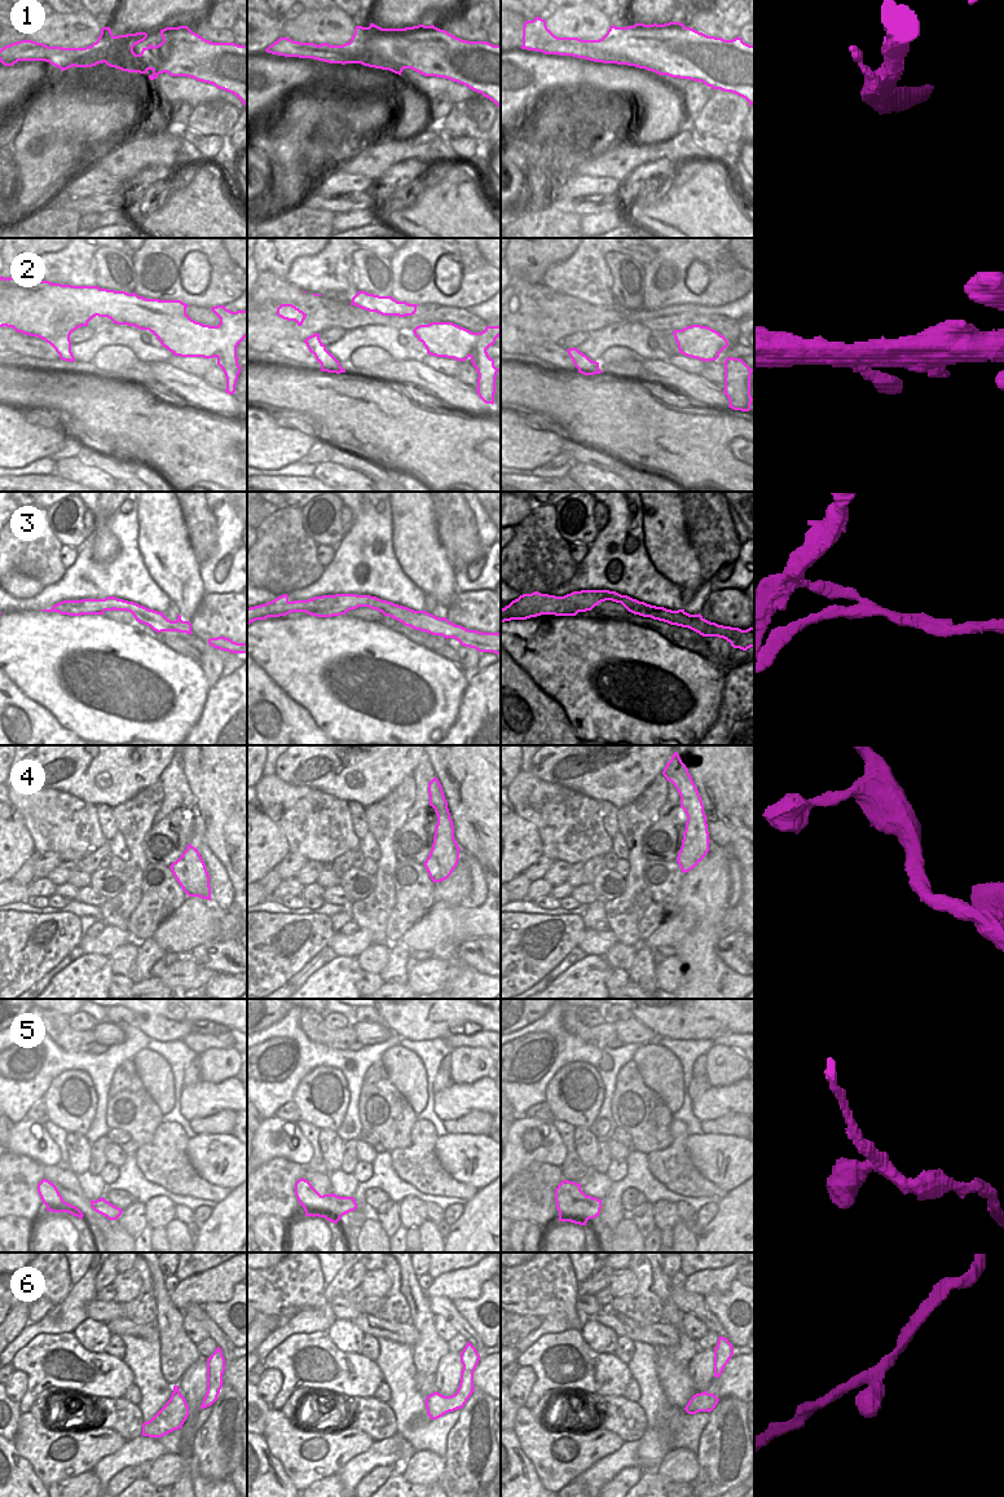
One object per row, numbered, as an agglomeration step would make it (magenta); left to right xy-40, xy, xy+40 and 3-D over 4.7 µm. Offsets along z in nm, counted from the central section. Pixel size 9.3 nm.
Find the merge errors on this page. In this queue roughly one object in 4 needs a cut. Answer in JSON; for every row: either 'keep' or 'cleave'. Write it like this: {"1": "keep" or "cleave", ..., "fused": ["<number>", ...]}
{"1": "keep", "2": "keep", "3": "cleave", "4": "keep", "5": "keep", "6": "keep", "fused": ["3"]}

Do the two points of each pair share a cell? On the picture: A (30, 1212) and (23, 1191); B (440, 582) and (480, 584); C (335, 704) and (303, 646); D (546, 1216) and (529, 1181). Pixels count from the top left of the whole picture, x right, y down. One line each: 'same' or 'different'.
A: same
B: different
C: same
D: same

